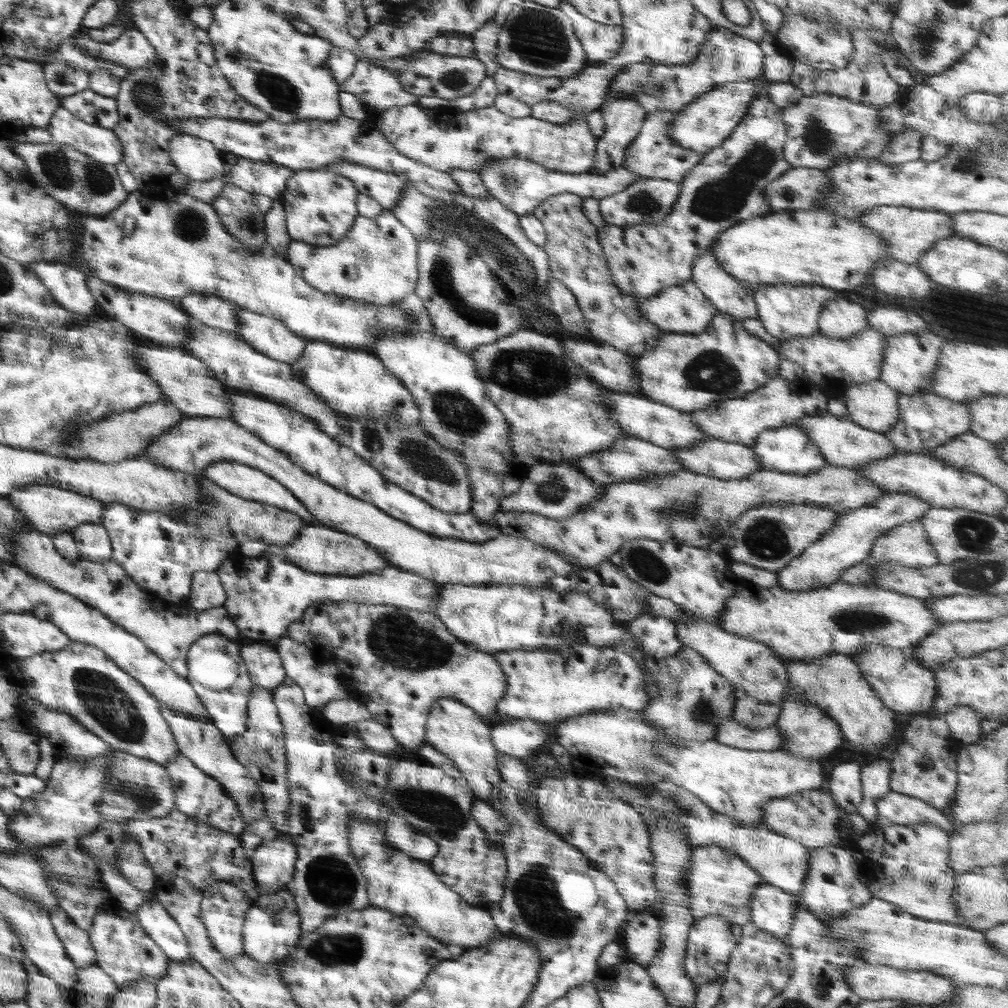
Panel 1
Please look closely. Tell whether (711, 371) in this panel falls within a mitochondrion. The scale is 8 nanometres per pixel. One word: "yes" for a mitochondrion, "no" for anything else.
yes

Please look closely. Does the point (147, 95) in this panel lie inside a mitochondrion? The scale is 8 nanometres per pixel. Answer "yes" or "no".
yes

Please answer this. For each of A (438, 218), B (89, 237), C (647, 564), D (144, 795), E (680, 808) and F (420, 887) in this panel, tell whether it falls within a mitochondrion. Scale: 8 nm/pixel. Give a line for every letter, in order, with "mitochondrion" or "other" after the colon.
A: mitochondrion
B: other
C: mitochondrion
D: mitochondrion
E: mitochondrion
F: other

